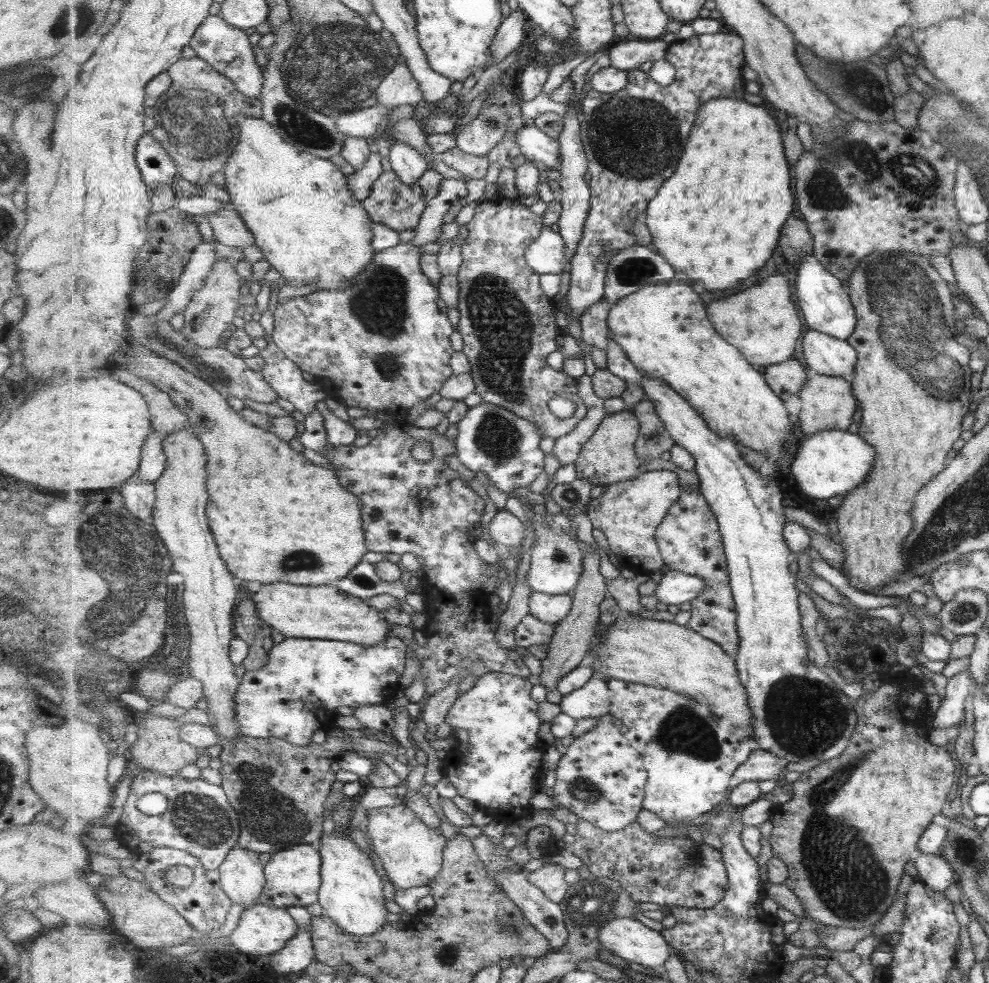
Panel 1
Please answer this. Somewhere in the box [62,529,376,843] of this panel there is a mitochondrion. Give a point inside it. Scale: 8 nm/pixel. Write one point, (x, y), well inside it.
(303, 559)

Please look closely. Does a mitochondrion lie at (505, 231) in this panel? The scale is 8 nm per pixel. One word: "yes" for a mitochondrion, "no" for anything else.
no

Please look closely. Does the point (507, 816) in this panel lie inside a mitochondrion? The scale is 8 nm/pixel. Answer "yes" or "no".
no

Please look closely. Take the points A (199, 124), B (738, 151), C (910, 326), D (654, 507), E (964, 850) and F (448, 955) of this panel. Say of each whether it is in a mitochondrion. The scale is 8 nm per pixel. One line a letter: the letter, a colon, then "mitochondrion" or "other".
A: mitochondrion
B: other
C: mitochondrion
D: other
E: mitochondrion
F: mitochondrion

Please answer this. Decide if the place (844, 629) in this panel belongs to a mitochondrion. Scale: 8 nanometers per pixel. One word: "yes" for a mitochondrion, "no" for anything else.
no

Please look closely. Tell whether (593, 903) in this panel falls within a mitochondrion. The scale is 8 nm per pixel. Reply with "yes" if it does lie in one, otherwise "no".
yes

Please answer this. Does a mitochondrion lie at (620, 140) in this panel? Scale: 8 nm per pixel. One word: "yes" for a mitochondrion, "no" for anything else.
yes

